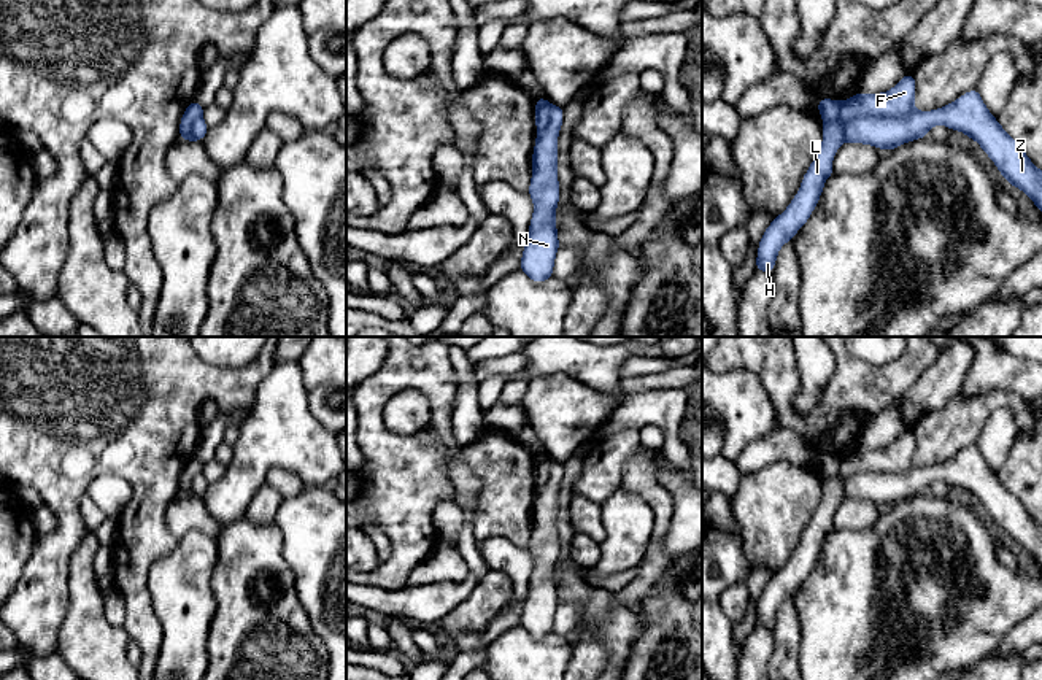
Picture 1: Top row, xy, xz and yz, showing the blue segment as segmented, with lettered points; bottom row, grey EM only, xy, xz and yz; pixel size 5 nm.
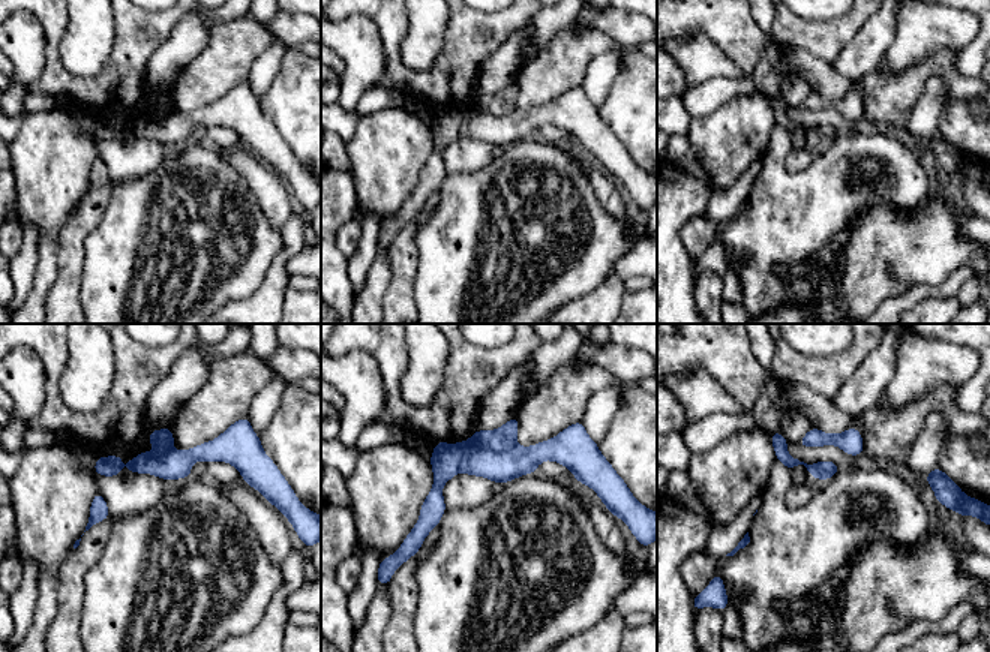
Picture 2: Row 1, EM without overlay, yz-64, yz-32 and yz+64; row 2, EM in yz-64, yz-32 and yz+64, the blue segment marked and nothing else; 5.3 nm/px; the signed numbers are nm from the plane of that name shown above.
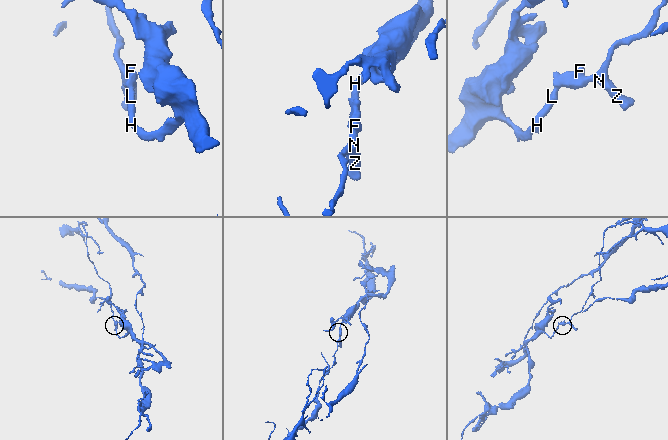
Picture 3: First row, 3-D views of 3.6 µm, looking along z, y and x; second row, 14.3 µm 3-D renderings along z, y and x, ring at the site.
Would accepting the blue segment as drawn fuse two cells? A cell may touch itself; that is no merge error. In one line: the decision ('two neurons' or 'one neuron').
two neurons

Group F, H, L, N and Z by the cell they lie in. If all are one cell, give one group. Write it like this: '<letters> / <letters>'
F H L / N Z

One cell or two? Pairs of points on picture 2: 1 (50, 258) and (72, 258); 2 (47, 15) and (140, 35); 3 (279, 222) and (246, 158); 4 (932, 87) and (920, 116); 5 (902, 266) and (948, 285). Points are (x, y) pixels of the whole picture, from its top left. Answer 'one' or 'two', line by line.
1: two
2: one
3: one
4: one
5: two

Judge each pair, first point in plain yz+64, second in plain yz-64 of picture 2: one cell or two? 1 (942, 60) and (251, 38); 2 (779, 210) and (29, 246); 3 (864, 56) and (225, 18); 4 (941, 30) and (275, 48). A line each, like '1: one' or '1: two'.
1: one
2: two
3: one
4: two

